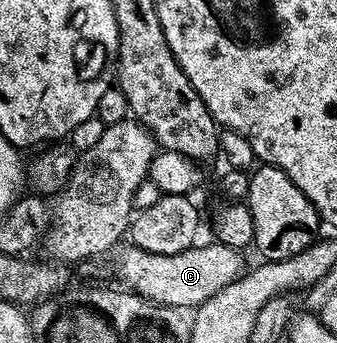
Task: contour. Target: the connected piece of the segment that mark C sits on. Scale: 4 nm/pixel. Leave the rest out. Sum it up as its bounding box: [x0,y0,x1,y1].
[113,242,244,310]

